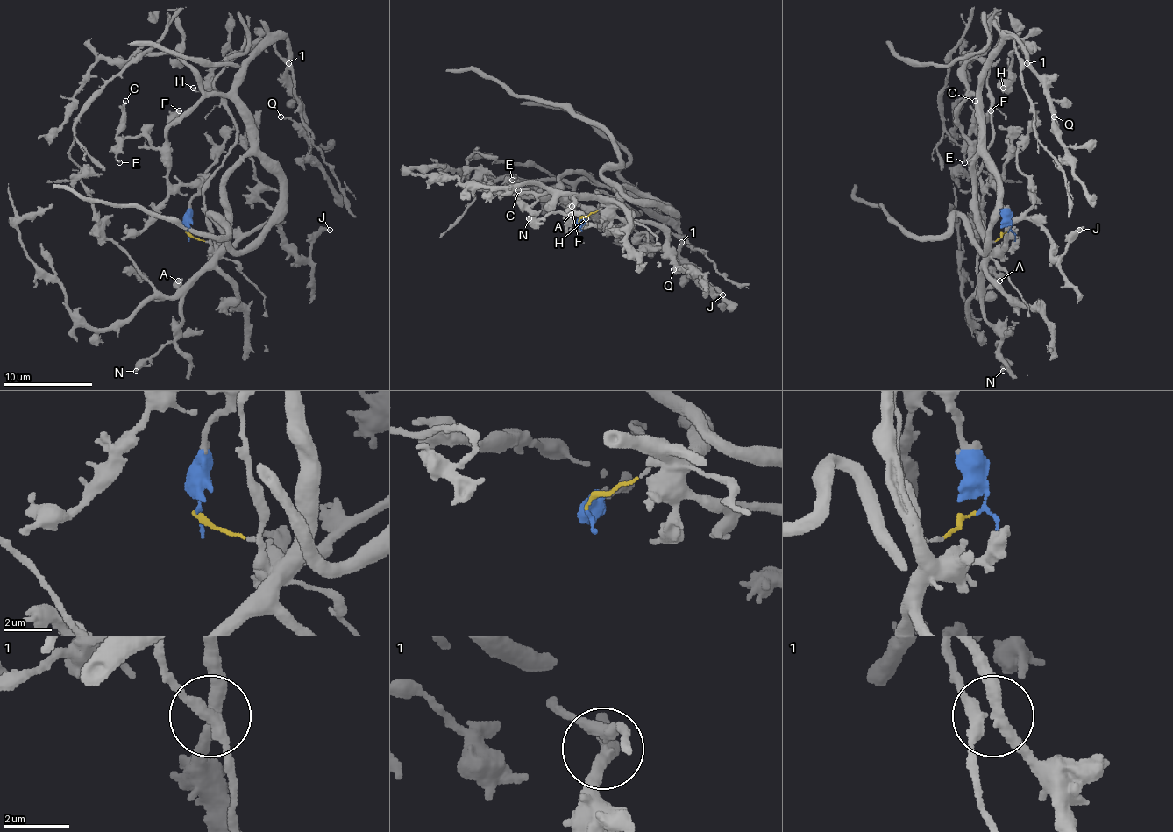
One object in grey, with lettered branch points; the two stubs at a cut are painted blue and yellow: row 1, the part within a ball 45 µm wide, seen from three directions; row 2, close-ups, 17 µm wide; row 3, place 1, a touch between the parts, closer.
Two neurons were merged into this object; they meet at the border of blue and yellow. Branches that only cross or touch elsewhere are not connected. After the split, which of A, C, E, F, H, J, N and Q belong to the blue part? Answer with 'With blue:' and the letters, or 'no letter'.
With blue: A, C, E, F, H, J, N, Q

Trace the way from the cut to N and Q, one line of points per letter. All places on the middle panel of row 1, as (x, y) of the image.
N: (579, 224), (590, 213), (561, 195), (565, 174), (643, 195), (619, 188), (528, 217)
Q: (579, 224), (590, 213), (561, 195), (565, 174), (629, 193), (676, 229), (678, 253), (696, 268), (674, 268)

